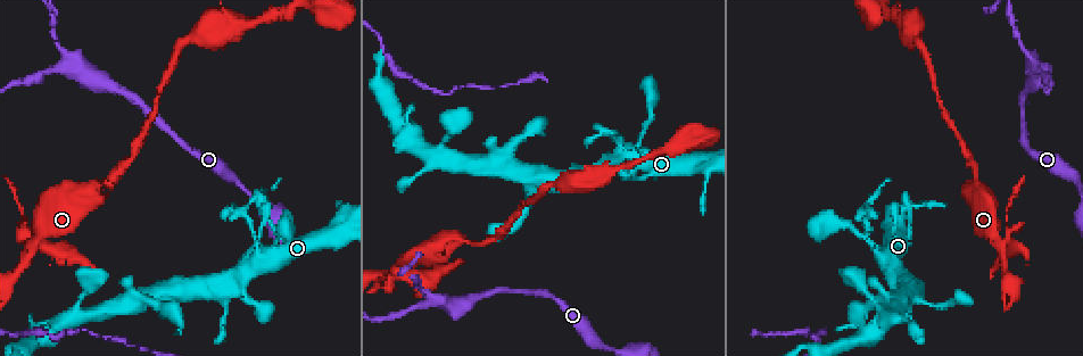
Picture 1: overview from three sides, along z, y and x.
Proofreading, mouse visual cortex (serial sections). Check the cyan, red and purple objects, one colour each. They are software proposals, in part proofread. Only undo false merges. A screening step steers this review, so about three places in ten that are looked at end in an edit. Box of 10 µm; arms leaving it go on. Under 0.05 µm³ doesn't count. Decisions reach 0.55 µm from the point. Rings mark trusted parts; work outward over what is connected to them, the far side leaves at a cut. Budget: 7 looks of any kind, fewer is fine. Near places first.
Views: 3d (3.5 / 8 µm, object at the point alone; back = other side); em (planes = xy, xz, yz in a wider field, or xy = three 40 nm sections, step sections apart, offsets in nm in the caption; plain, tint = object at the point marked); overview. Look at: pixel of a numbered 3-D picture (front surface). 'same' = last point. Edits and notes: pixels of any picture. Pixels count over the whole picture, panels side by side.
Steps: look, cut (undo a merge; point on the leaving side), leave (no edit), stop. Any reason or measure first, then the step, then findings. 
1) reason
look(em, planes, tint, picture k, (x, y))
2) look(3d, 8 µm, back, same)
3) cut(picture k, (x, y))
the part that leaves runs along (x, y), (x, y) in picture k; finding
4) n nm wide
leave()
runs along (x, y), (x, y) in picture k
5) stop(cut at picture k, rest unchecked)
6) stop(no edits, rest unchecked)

sharp bend
look(3d, 3.5 µm, back, picture 1, (890, 246))

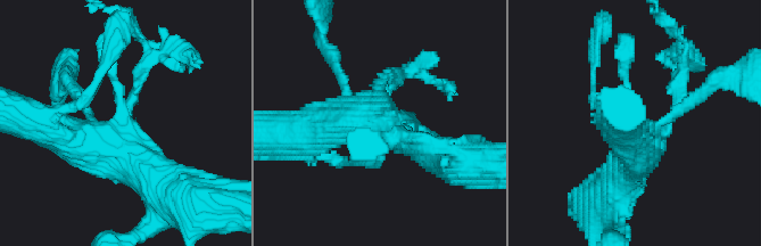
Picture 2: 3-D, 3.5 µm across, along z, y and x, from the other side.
look(em, xy, step 1, tint, picture 2, (121, 124))

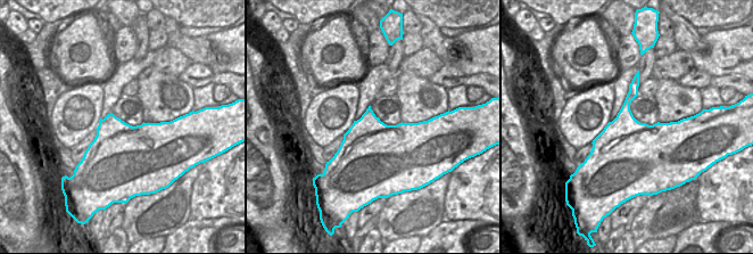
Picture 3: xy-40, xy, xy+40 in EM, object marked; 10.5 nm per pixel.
another direction
look(em, xy, step 2, tint, same)

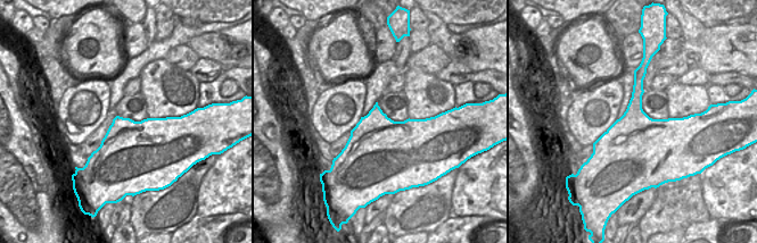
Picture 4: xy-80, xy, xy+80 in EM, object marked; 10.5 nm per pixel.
leave()
runs along (66, 137), (115, 147), (122, 108), (105, 49) in picture 2; continuous, no second cell

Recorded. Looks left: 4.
calibre changes
look(3d, 8 µm, picture 1, (33, 242))

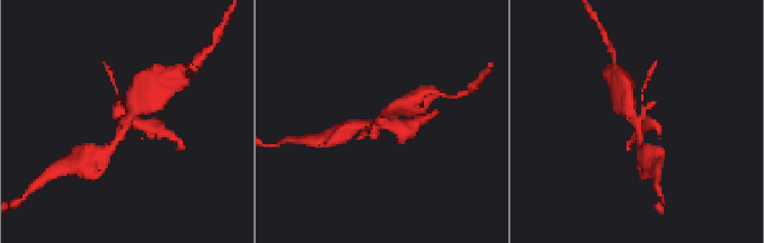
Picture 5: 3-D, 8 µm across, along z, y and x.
look(3d, 3.5 µm, back, same)

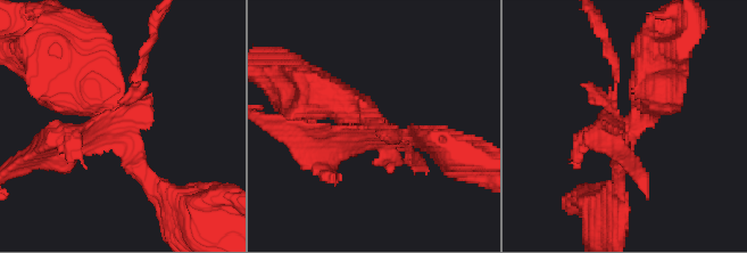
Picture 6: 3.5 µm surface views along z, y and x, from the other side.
shape alone is not enough
look(em, xy, step 2, tint, picture 6, (625, 124))

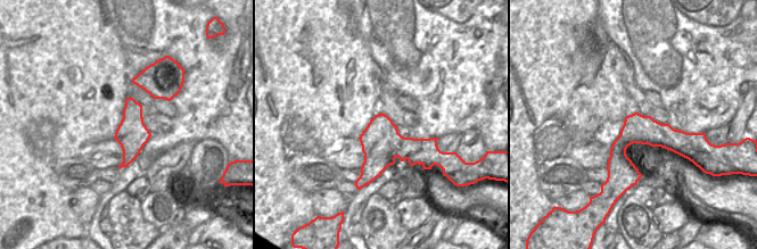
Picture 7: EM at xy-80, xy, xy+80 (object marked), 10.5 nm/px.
440 nm wide
leave()
runs along (658, 80), (612, 136), (617, 147) in picture 6; all the same cell

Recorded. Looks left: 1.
stop(no edits, rest unchecked)

